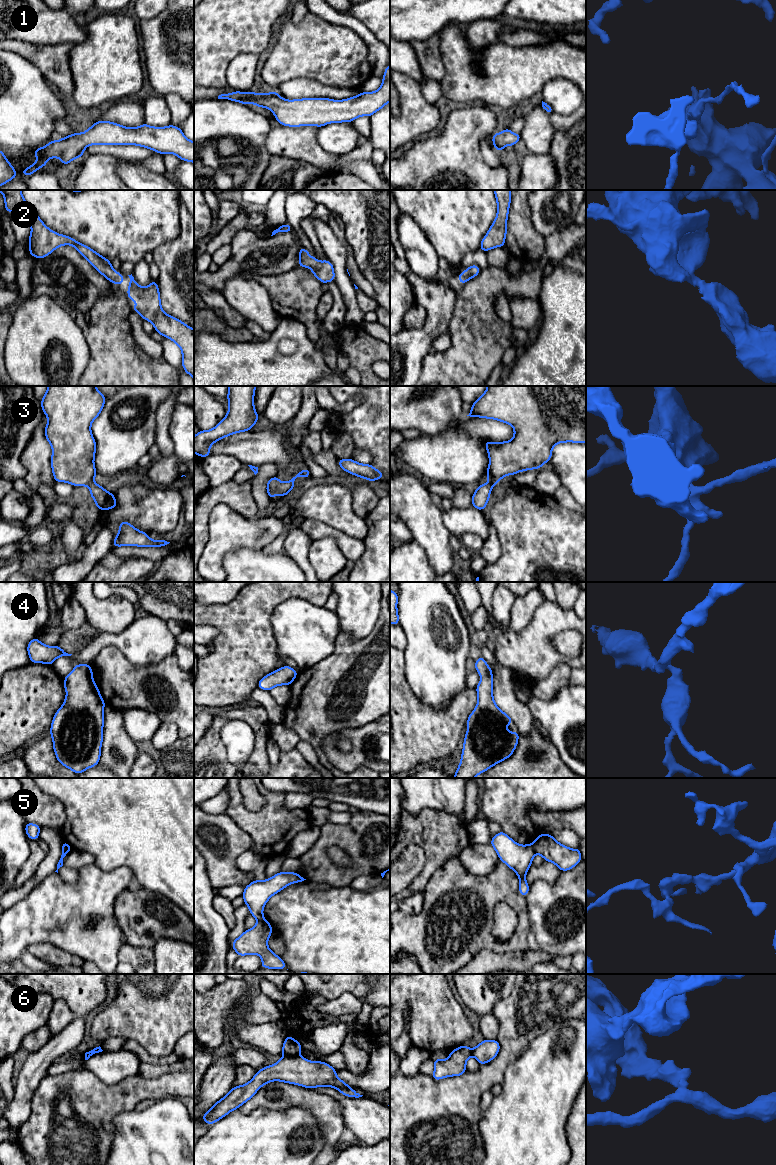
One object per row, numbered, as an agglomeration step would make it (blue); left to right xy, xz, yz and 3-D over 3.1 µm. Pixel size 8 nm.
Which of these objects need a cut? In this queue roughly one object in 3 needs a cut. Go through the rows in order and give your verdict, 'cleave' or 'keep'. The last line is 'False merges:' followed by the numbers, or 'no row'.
1: keep
2: keep
3: keep
4: keep
5: cleave
6: cleave
False merges: 5, 6

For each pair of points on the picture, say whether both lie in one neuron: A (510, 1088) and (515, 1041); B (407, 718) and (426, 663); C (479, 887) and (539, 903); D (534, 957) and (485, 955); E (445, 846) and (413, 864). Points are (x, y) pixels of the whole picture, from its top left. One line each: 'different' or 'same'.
A: different
B: different
C: different
D: same
E: different

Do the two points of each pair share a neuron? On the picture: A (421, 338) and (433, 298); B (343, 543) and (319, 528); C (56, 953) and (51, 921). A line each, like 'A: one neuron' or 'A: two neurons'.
A: one neuron
B: one neuron
C: two neurons

